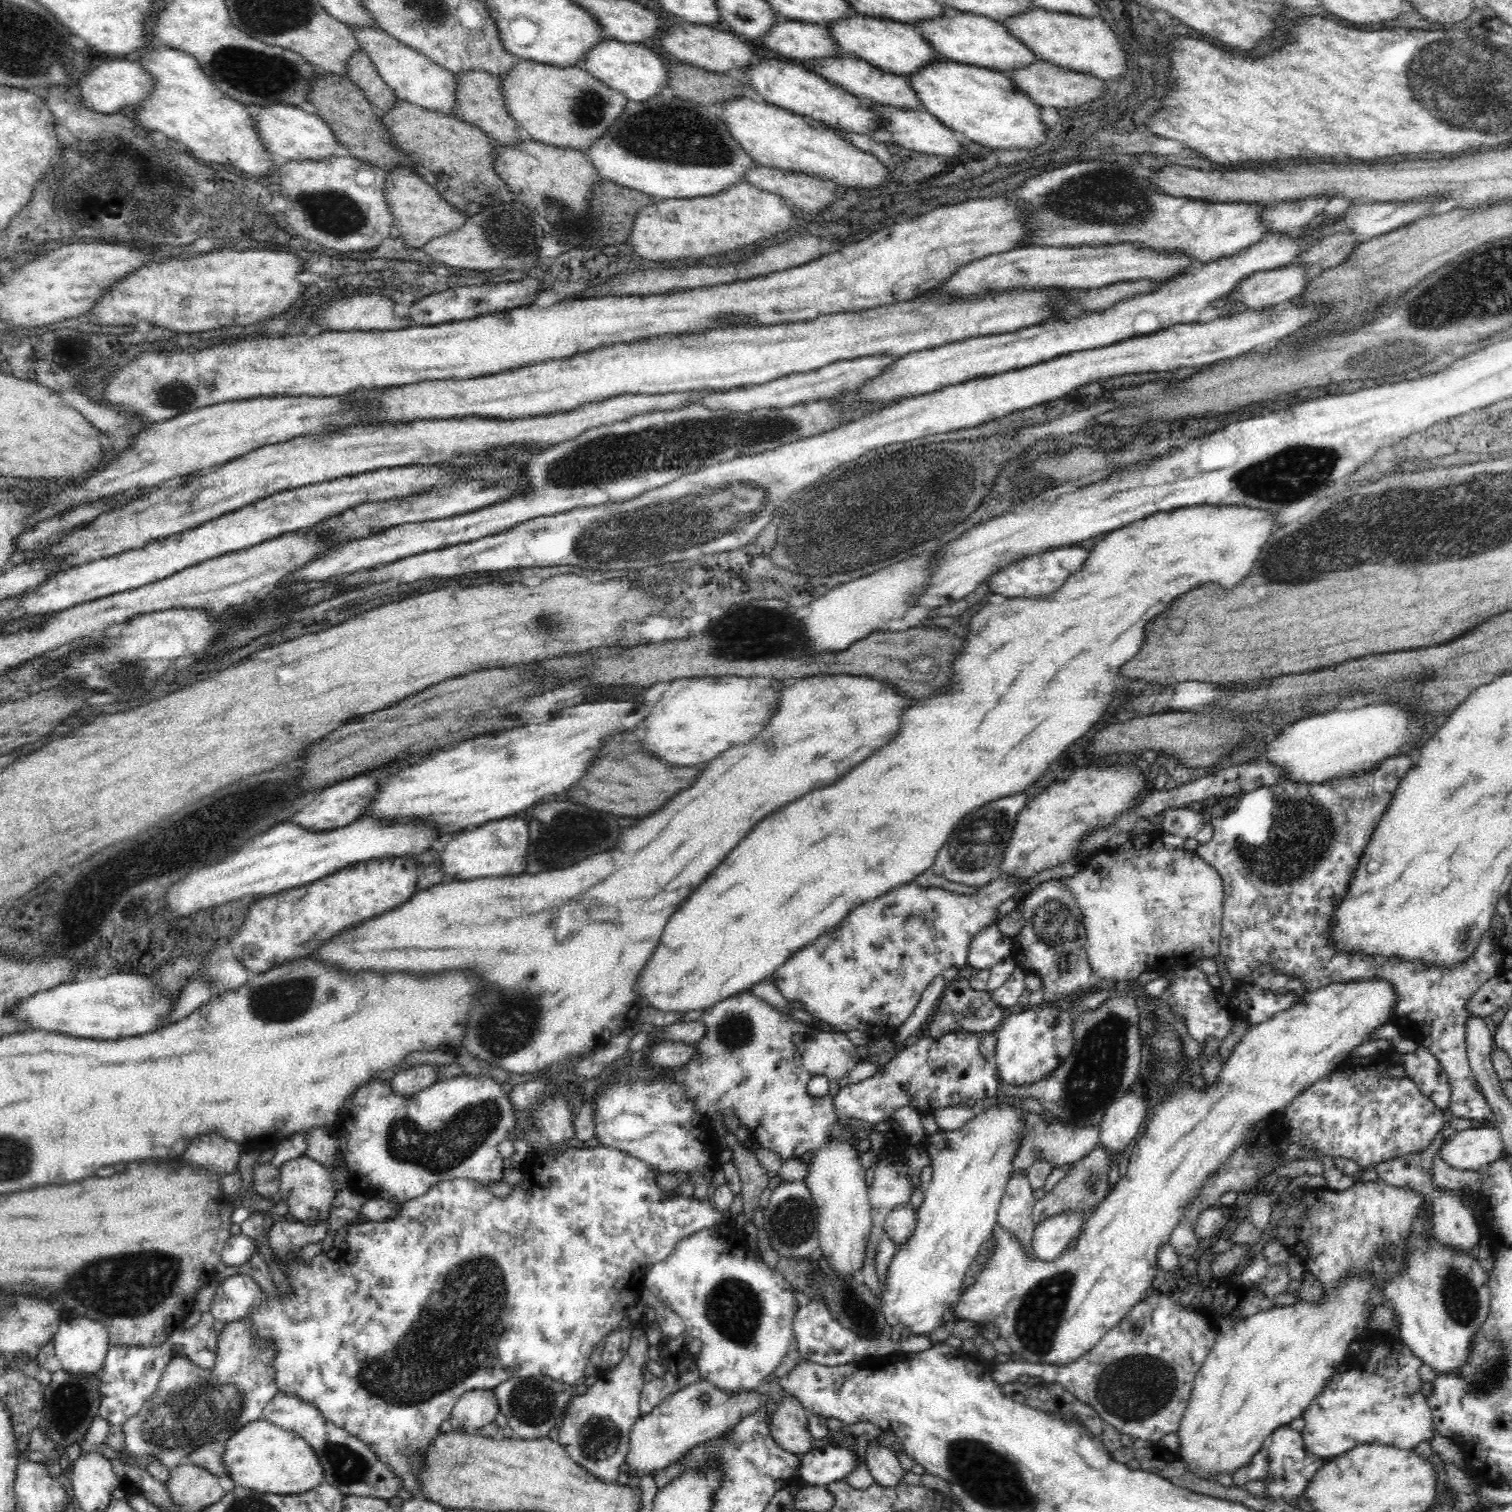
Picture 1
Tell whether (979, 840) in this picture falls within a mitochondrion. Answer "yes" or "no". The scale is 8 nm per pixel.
yes

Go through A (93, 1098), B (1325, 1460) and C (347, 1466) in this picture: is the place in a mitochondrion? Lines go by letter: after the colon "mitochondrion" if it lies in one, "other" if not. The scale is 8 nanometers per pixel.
A: other
B: other
C: mitochondrion

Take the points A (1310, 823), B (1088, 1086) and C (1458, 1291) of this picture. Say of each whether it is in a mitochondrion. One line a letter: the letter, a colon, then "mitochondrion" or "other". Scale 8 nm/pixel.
A: mitochondrion
B: mitochondrion
C: mitochondrion

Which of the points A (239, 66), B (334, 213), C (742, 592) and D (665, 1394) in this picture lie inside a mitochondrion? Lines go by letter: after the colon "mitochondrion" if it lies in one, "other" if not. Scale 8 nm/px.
A: mitochondrion
B: mitochondrion
C: other
D: other

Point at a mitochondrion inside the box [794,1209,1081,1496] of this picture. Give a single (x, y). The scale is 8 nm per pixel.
(1037, 1322)

